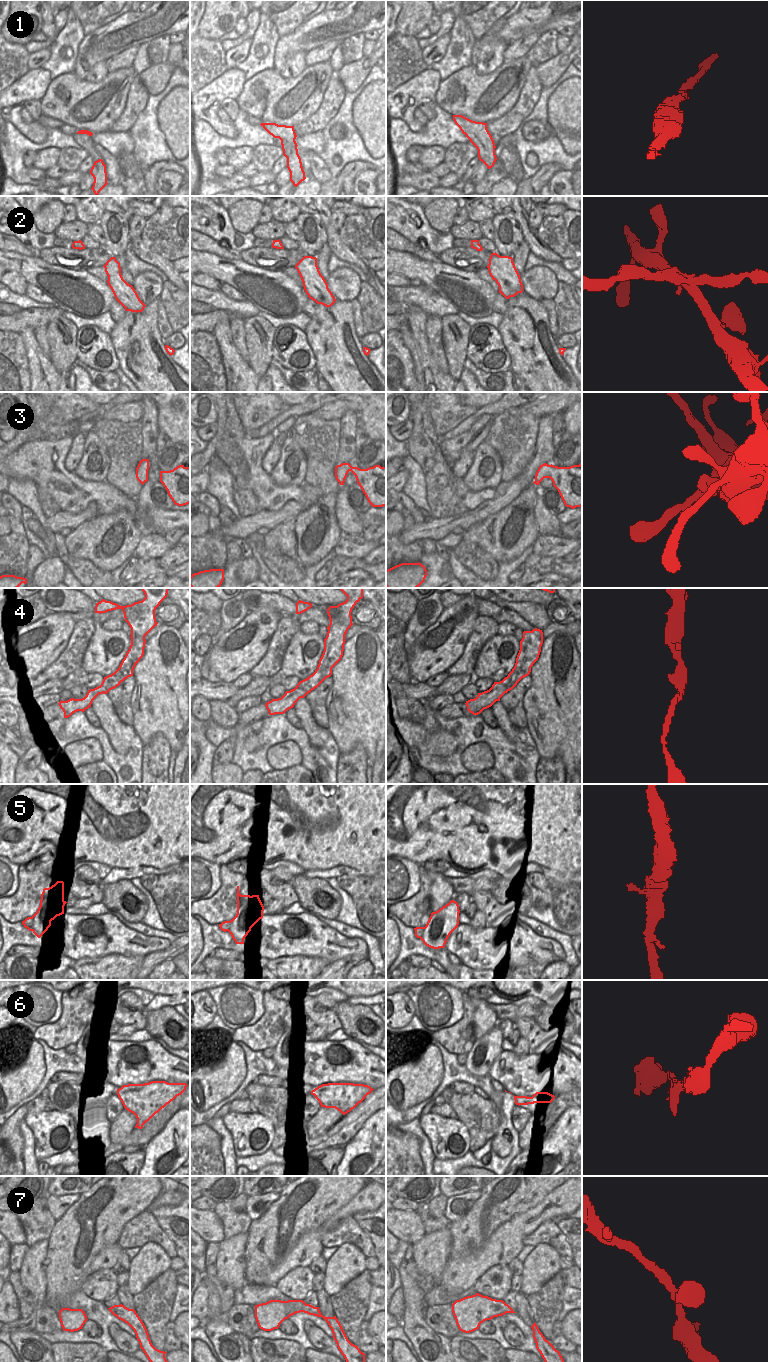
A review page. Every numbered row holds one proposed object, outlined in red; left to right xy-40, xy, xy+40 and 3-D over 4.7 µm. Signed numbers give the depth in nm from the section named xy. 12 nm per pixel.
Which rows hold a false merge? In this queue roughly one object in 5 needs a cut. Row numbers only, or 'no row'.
2

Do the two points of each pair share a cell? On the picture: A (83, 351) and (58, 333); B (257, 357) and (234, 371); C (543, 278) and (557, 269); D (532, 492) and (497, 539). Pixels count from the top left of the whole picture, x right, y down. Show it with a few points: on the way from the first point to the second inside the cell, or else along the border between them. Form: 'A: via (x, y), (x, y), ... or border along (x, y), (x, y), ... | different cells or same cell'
A: border along (78, 330), (76, 358) | different cells
B: border along (247, 363), (258, 377) | different cells
C: border along (529, 268), (547, 267), (555, 275), (557, 281) | different cells
D: via (519, 504), (512, 506), (510, 514), (502, 526) | same cell

